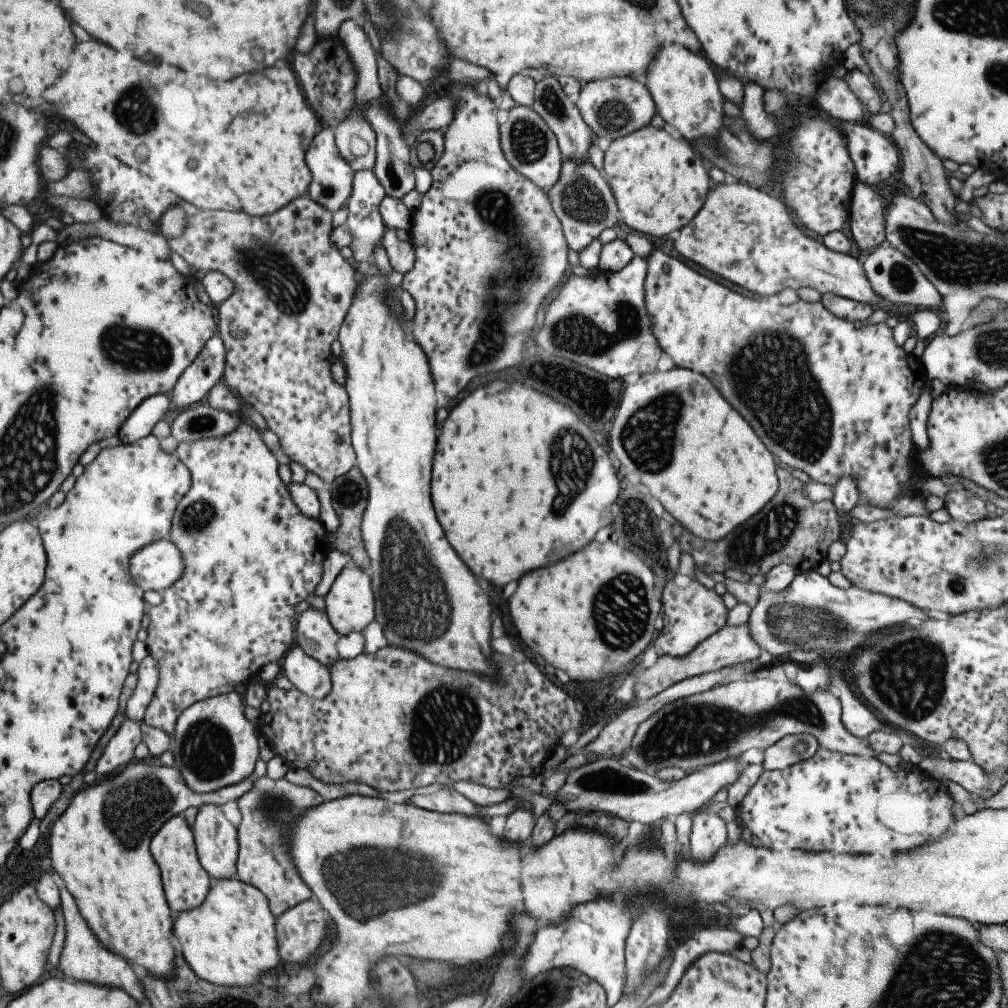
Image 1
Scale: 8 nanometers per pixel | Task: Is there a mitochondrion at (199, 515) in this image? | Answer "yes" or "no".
yes

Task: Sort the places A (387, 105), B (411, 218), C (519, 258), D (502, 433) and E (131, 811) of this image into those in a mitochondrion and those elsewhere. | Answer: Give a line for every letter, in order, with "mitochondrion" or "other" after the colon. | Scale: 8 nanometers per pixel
A: other
B: other
C: mitochondrion
D: other
E: mitochondrion

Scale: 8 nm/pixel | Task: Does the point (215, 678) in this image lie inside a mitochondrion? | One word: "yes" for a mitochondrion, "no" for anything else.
no

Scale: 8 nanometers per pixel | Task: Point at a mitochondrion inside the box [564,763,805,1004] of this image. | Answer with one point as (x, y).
(609, 781)

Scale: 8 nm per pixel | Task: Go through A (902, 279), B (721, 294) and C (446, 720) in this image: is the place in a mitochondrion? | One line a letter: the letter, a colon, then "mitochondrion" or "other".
A: mitochondrion
B: other
C: mitochondrion

